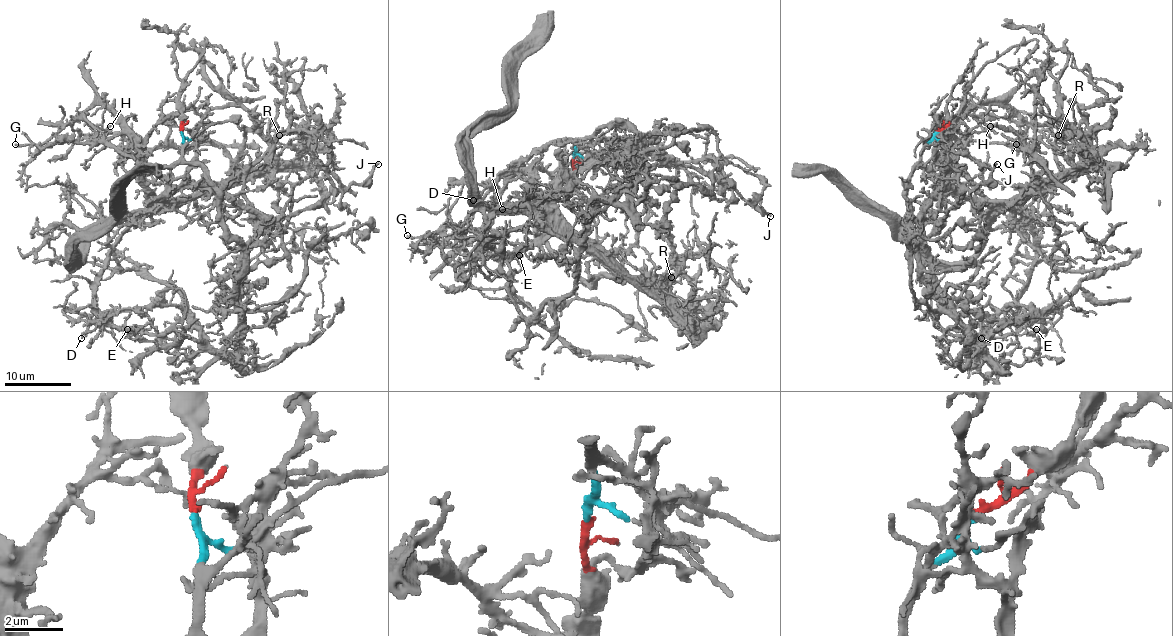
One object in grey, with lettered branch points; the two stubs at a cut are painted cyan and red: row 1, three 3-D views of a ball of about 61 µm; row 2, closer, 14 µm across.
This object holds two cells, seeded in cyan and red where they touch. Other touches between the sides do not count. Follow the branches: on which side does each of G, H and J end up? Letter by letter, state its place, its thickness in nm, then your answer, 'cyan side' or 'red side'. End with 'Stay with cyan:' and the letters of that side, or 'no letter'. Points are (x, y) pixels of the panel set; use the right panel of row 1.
G: at (1016, 144); 180 nm thick; red side
H: at (990, 126); 140 nm thick; red side
J: at (997, 164); 220 nm thick; cyan side
Stay with cyan: J

